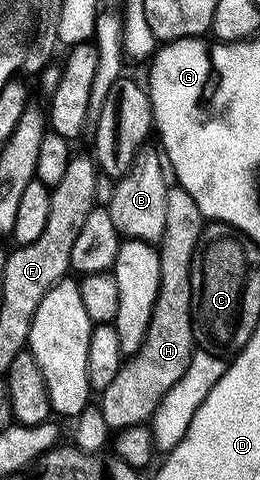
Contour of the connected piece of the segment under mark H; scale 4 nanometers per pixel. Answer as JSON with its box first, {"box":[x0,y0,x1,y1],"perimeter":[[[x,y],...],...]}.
{"box":[99,187,207,431],"perimeter":[[[180,187],[170,188],[167,227],[159,242],[159,299],[155,303],[155,315],[151,315],[151,327],[147,327],[147,339],[143,339],[143,347],[137,356],[126,360],[115,383],[111,383],[111,387],[99,397],[99,408],[110,431],[149,425],[171,387],[175,387],[175,383],[187,375],[187,367],[191,367],[191,359],[198,348],[191,311],[191,267],[206,224],[207,218],[201,214],[199,203],[191,199],[189,192]]]}

